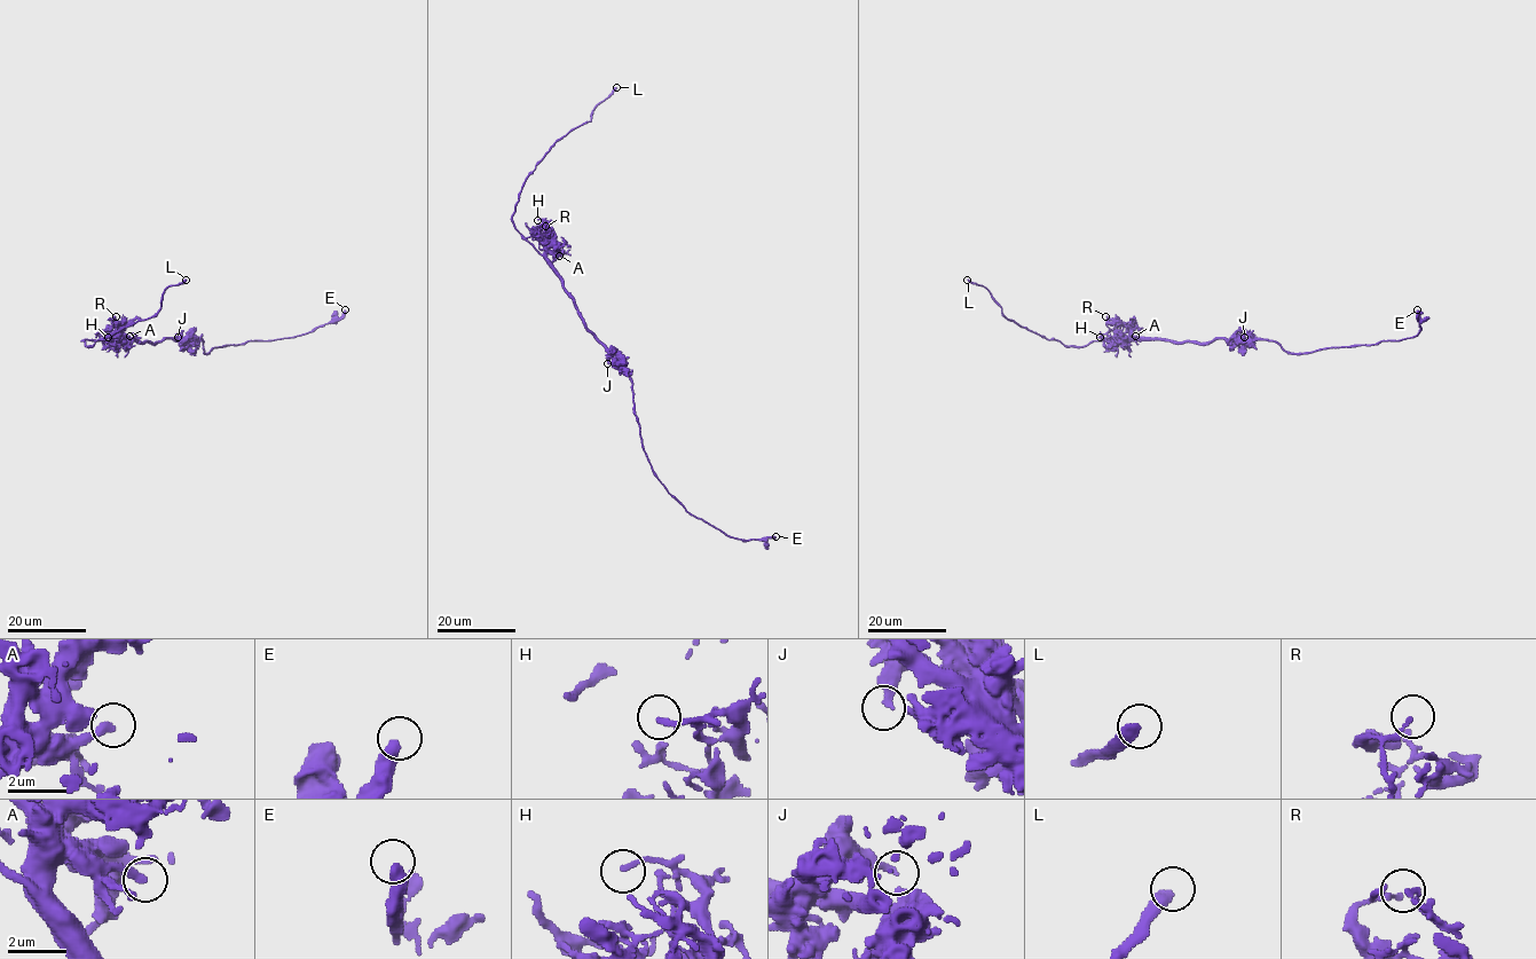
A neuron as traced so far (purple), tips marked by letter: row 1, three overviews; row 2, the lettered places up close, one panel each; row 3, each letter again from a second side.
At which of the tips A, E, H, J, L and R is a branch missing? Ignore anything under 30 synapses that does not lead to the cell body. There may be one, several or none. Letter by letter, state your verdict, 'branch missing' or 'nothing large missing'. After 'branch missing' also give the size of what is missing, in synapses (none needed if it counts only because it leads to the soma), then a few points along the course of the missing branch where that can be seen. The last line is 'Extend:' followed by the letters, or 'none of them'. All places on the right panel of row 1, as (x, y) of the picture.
A: nothing large missing
E: nothing large missing
H: nothing large missing
J: nothing large missing
L: branch missing | (967, 280), (958, 260), (946, 253)
R: nothing large missing
Extend: L

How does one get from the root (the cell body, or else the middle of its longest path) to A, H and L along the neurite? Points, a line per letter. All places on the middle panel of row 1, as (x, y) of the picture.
A: (587, 327), (564, 281), (546, 257), (549, 253), (559, 256)
H: (587, 327), (564, 281), (546, 257), (550, 237), (542, 221), (537, 220)
L: (587, 327), (562, 278), (518, 230), (512, 214), (522, 183), (544, 154), (589, 122), (592, 110), (616, 87)

